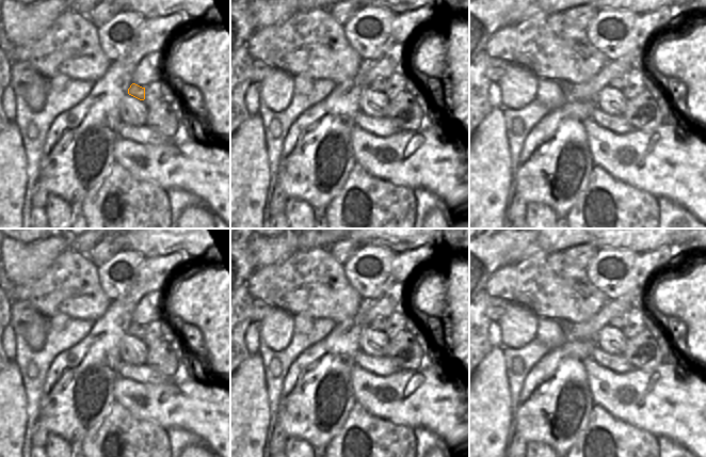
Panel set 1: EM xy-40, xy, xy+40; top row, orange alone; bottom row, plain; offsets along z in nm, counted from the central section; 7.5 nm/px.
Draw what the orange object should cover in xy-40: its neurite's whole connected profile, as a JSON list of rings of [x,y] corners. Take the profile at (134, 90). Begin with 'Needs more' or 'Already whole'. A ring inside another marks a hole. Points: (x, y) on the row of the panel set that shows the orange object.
Already whole. [[[132,83],[130,88],[128,89],[128,94],[140,99],[145,99],[145,88],[142,88],[135,83]]]

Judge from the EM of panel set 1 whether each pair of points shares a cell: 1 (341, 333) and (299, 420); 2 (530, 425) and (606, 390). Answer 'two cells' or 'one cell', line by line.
1: one cell
2: two cells

